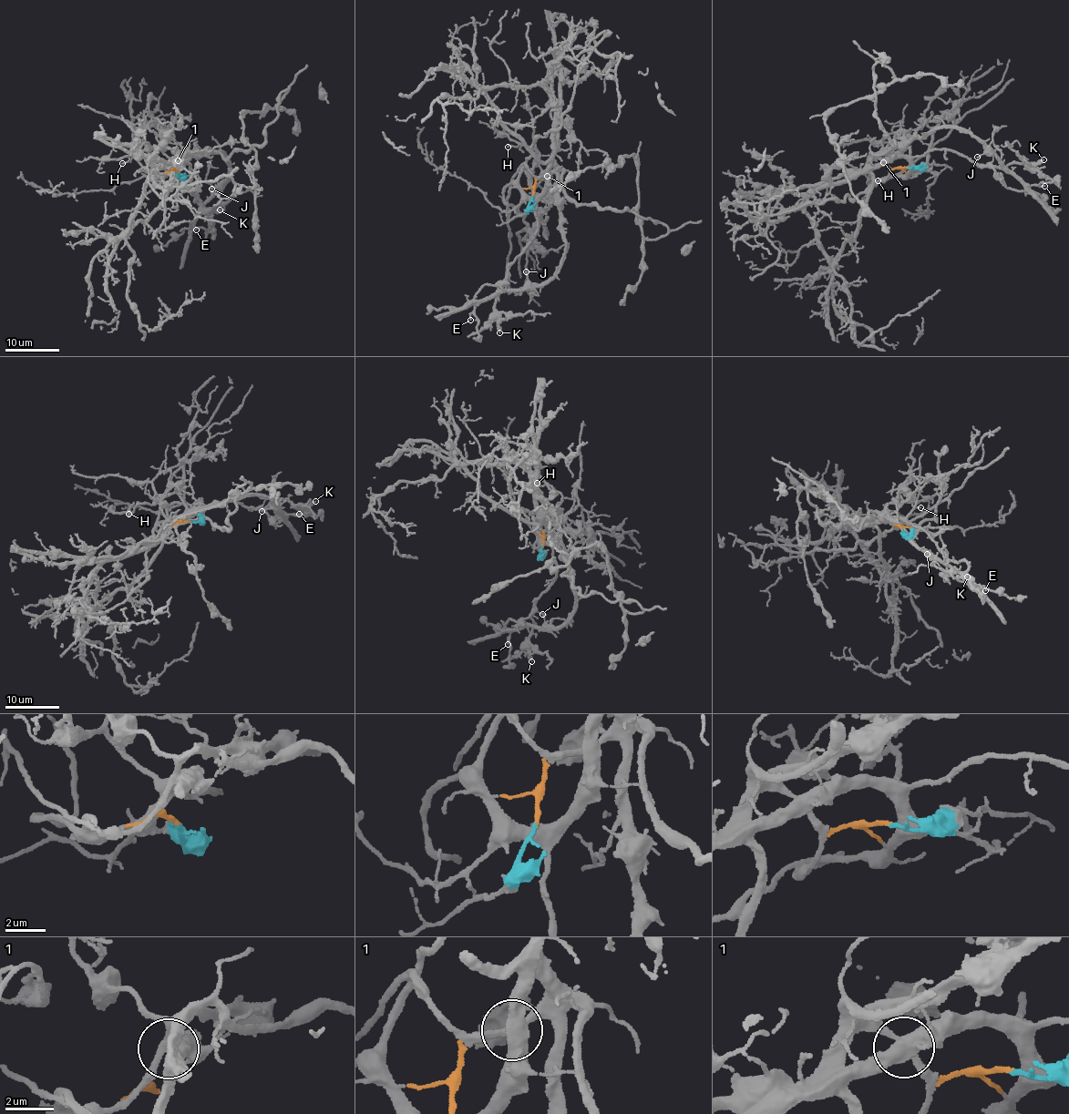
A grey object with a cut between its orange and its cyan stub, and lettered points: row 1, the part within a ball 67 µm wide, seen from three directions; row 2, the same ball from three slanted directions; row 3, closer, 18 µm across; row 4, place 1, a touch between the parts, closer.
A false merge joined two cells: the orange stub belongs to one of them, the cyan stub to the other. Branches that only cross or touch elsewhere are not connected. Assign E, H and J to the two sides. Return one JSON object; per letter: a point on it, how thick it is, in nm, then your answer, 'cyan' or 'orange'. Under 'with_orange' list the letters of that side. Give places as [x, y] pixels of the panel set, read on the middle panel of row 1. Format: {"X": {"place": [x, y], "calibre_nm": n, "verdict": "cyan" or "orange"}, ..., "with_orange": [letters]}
{"E": {"place": [470, 320], "calibre_nm": 130, "verdict": "orange"}, "H": {"place": [508, 147], "calibre_nm": 120, "verdict": "cyan"}, "J": {"place": [526, 271], "calibre_nm": 120, "verdict": "orange"}, "with_orange": ["E", "J"]}

